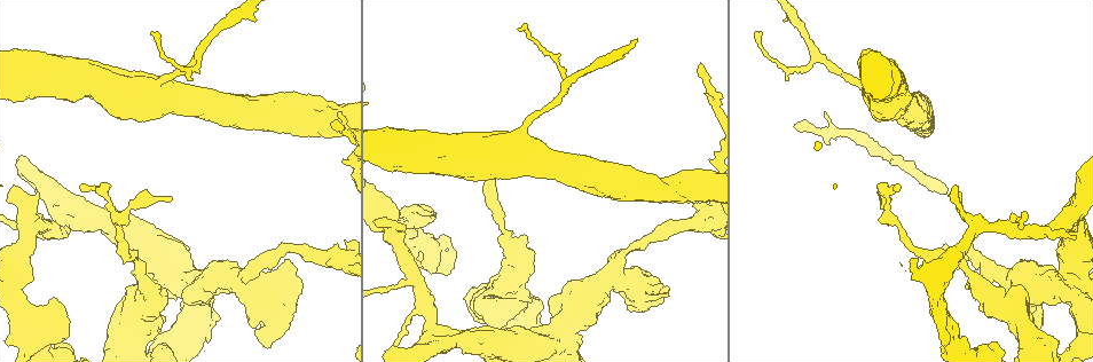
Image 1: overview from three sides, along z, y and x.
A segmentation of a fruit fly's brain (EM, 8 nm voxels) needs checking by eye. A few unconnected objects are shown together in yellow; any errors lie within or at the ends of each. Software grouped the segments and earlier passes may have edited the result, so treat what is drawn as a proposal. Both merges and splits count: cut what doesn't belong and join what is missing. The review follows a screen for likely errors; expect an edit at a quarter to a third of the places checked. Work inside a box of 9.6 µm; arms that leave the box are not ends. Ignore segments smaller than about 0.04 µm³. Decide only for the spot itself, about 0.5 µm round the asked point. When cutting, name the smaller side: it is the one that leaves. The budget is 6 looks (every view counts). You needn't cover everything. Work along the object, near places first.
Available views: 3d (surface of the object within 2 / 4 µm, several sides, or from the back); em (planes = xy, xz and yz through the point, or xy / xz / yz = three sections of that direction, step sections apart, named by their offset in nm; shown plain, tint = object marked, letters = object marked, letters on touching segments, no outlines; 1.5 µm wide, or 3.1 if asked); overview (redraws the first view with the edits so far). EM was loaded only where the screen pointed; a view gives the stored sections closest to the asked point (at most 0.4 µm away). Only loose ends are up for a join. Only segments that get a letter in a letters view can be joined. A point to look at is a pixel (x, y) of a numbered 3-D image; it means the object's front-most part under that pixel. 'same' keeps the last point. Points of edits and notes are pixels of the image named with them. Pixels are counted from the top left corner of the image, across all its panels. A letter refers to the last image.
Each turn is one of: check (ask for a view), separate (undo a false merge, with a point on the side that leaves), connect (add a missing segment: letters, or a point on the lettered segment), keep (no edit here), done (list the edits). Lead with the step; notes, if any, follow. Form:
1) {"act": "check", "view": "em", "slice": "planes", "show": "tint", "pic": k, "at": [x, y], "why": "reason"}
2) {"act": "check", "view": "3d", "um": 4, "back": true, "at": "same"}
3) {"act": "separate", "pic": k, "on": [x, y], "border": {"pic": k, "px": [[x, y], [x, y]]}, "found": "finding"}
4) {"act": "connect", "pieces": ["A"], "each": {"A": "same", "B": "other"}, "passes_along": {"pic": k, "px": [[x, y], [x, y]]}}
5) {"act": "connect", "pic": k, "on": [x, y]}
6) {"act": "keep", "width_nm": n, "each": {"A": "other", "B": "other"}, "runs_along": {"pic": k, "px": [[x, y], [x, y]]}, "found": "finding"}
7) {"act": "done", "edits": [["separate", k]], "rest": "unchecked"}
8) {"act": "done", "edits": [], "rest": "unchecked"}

{"act": "check", "view": "3d", "um": 4, "pic": 1, "at": [171, 198], "why": "free end"}

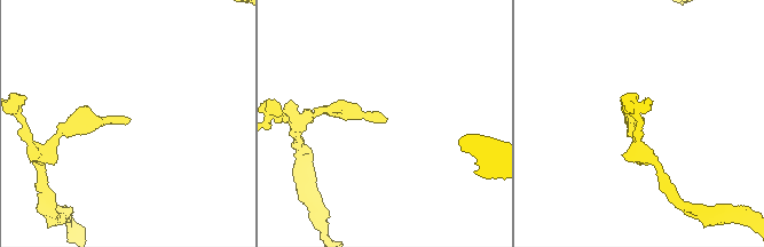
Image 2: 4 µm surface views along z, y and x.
{"act": "check", "view": "em", "slice": "planes", "show": "letters", "pic": 2, "at": [382, 120], "why": "now the EM"}

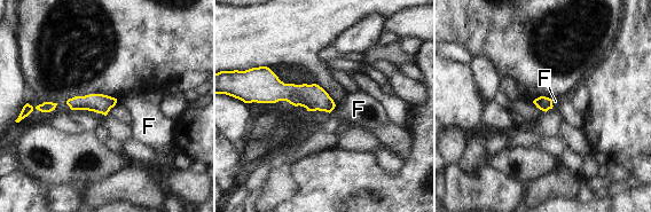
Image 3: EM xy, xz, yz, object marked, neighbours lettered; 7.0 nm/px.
{"act": "keep", "longest_contact_nm": ["F", 80], "each": {"F": "other"}, "runs_along": {"pic": 3, "px": [[256, 99], [296, 94], [331, 106]]}, "found": "no lettered segment goes on from it"}

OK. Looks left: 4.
{"act": "check", "view": "em", "slice": "xy", "step": 4, "show": "letters", "pic": 1, "at": [760, 31], "why": "branch stops here"}

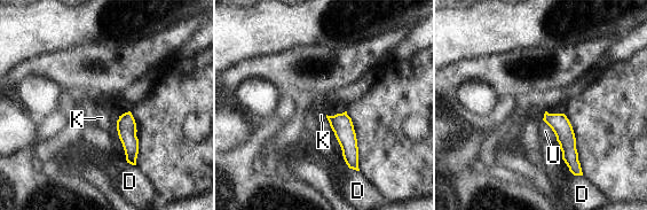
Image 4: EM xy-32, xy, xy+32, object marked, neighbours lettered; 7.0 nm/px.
{"act": "keep", "longest_contact_nm": ["U", 180], "each": {"D": "other", "K": "other", "U": "other"}, "runs_along": {"pic": 4, "px": [[546, 116], [565, 134], [577, 169]]}, "found": "no lettered segment goes on from it"}

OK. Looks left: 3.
{"act": "check", "view": "em", "slice": "xz", "step": 4, "show": "tint", "pic": 1, "at": [699, 220], "why": "calibre changes"}

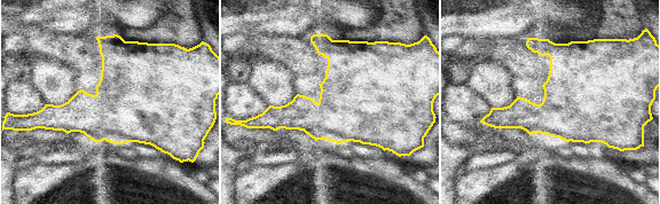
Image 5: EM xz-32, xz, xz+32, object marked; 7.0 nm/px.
{"act": "check", "view": "em", "slice": "planes", "show": "tint", "at": "same"}

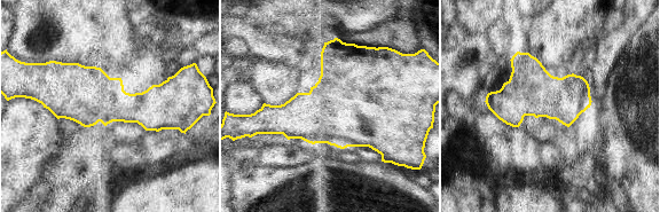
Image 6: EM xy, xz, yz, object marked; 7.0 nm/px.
{"act": "check", "view": "em", "slice": "planes", "show": "letters", "at": "same"}

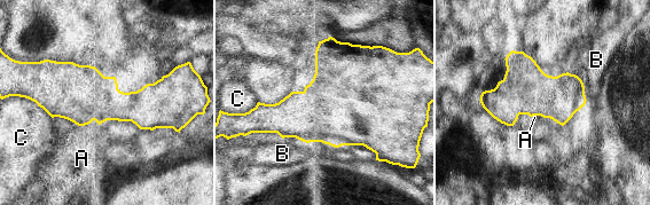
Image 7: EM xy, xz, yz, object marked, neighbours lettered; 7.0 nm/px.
{"act": "keep", "width_nm": 360, "longest_contact_nm": ["C", 240], "each": {"A": "other", "B": "other", "C": "other"}, "found": "one neuron here"}

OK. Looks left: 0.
{"act": "done", "edits": [], "rest": "unchecked"}

